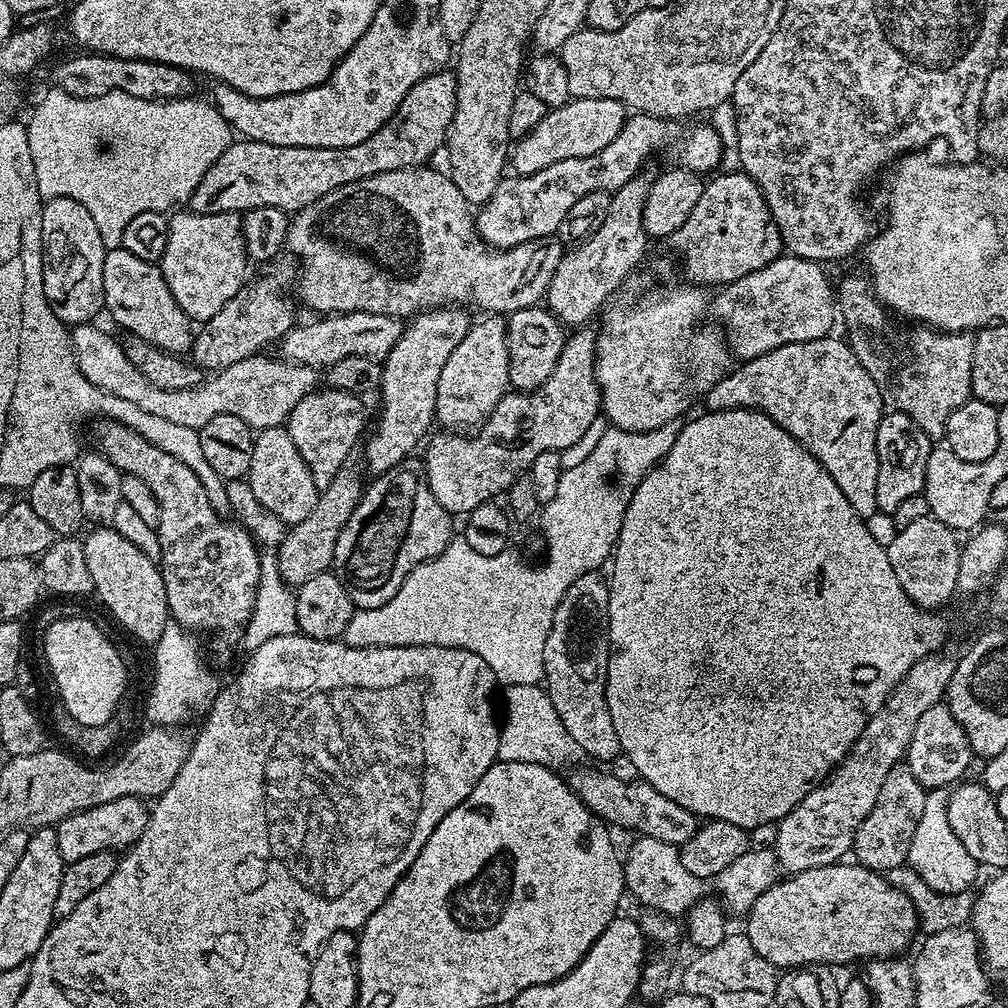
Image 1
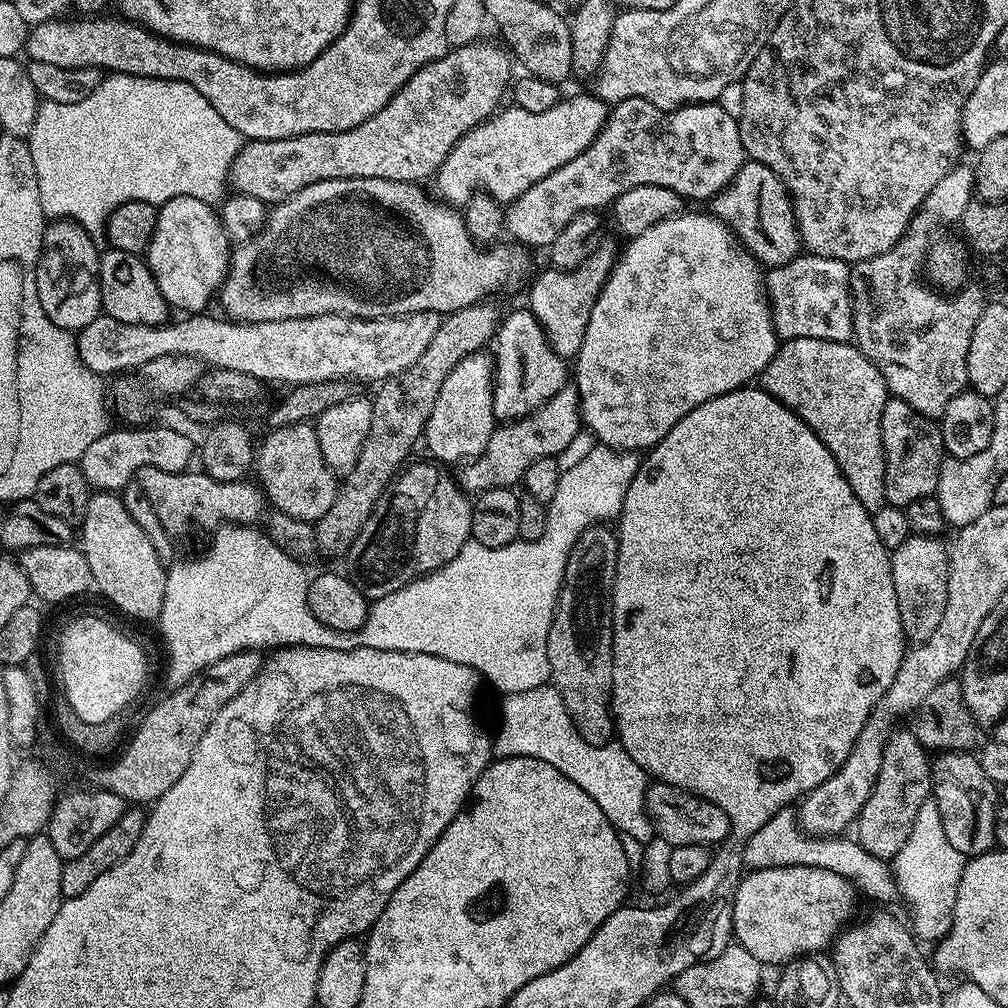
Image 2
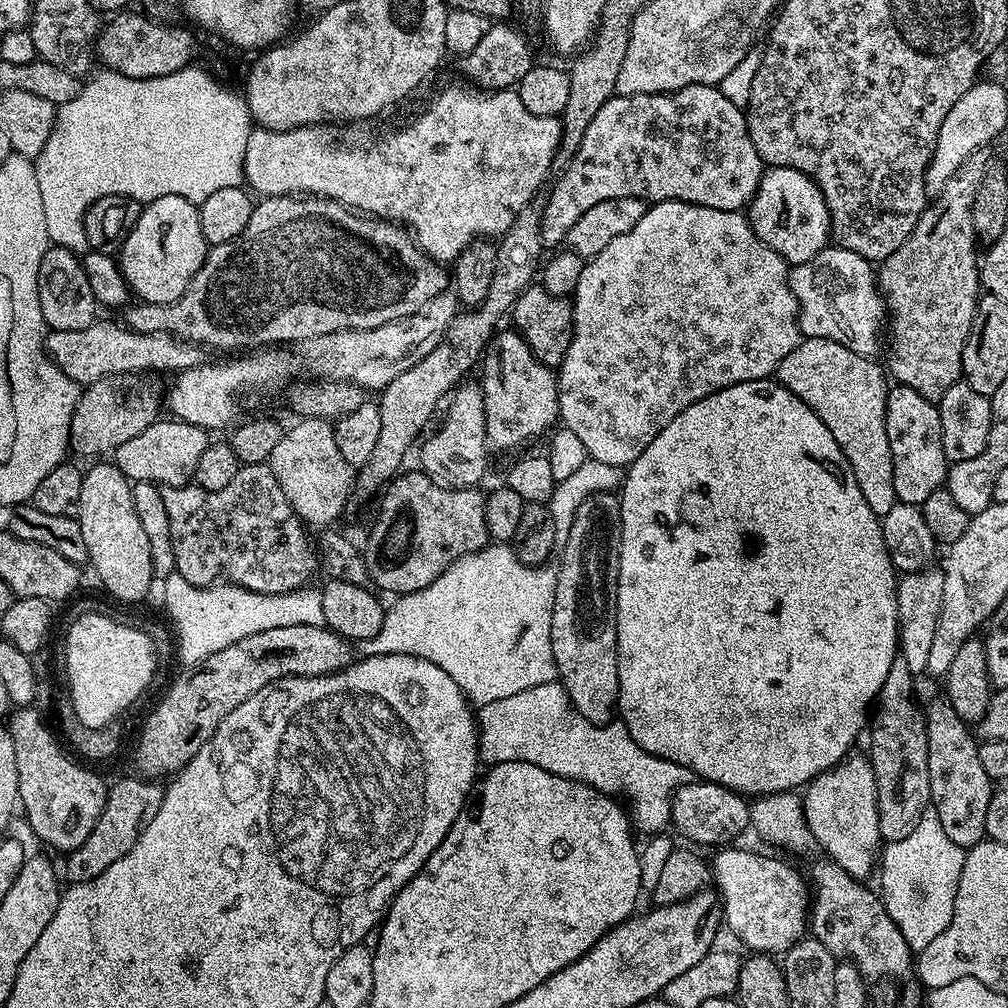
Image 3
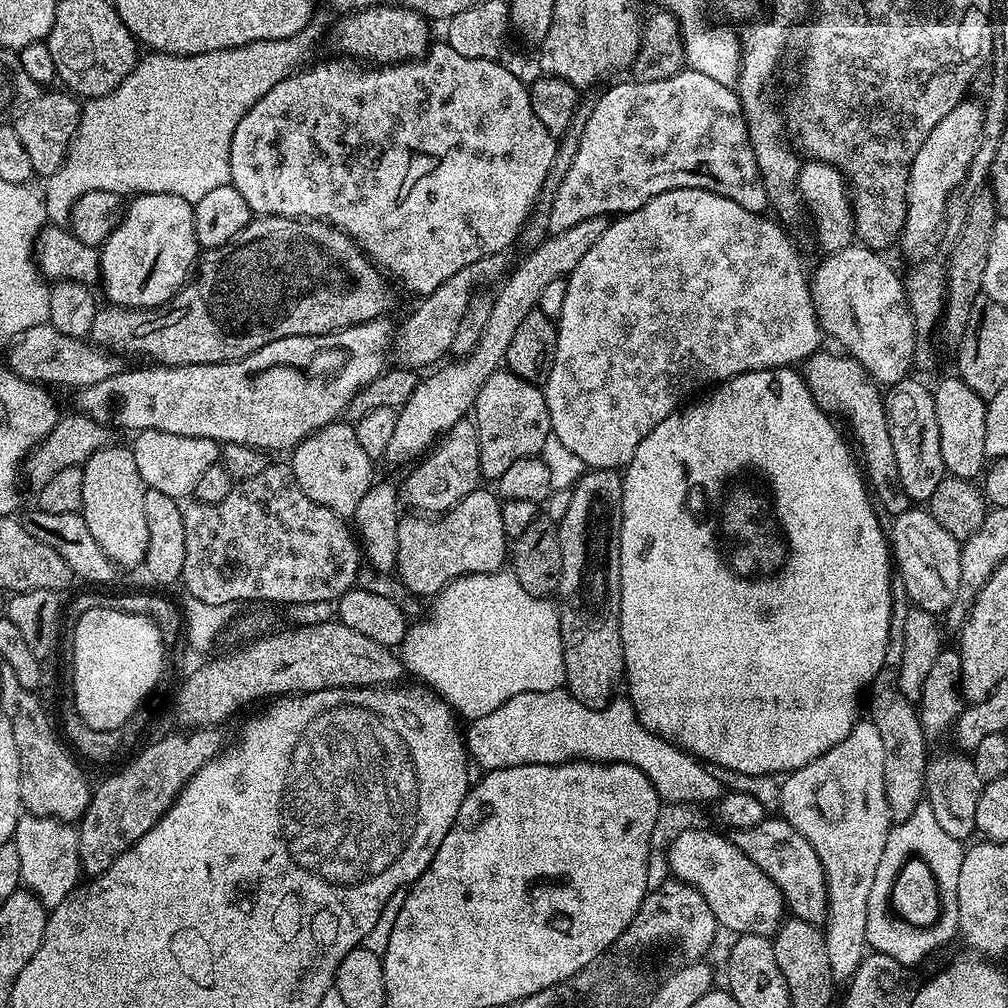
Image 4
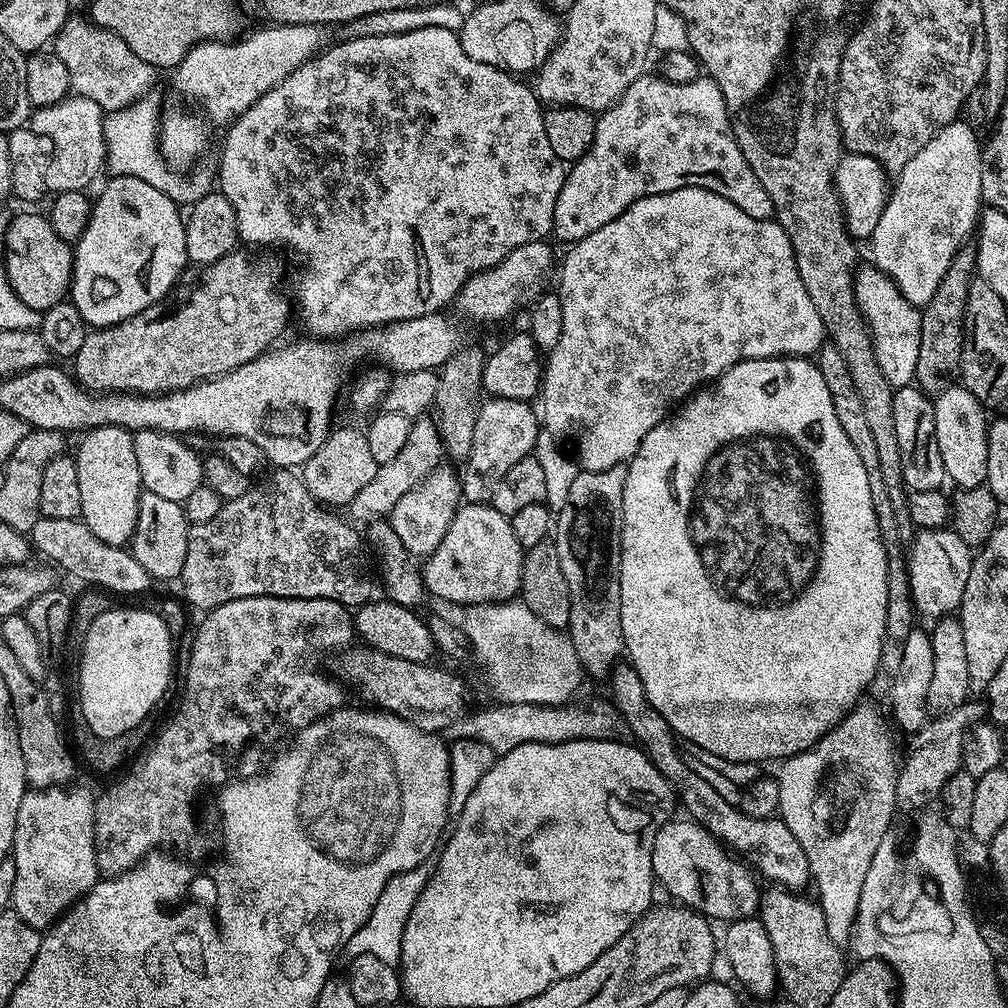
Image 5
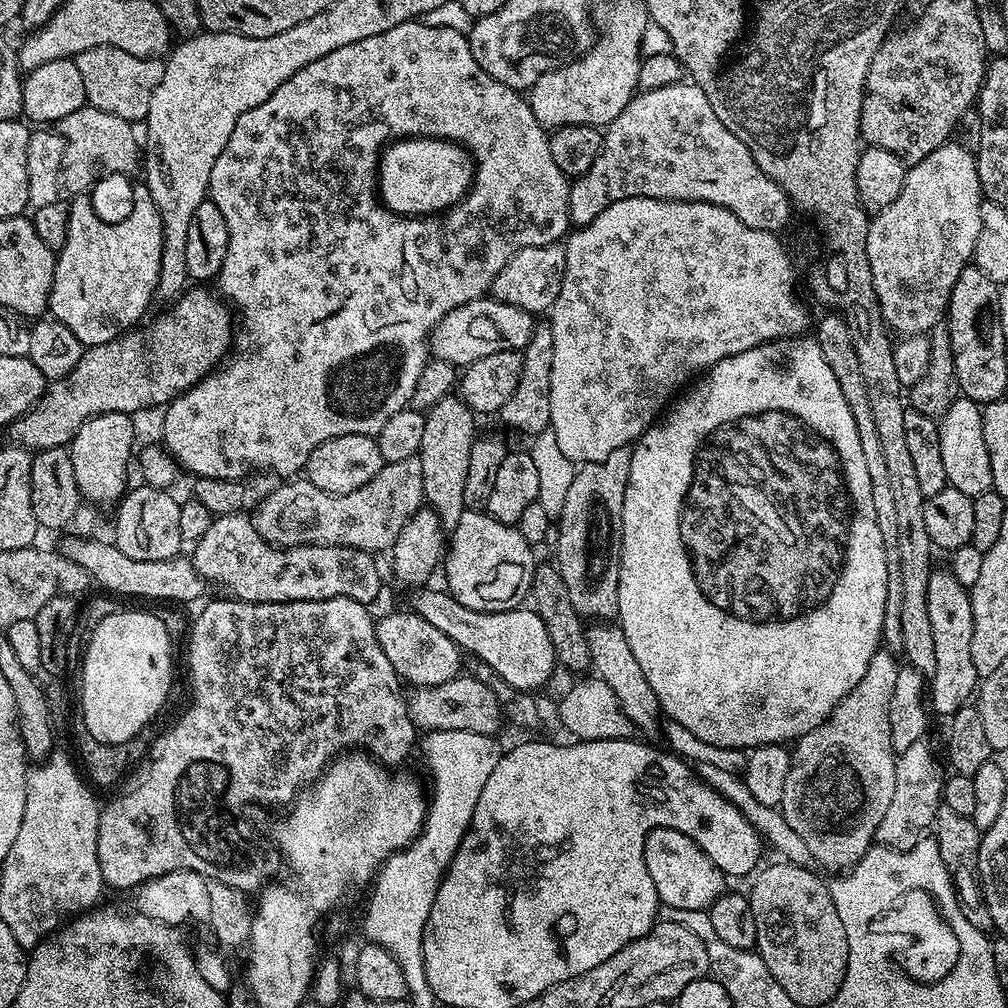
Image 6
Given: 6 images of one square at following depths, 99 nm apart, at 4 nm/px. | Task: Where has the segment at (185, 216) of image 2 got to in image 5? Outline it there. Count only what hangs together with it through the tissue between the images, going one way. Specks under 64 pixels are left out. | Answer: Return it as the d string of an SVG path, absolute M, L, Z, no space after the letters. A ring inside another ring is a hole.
M113 175L111 179L101 190L100 197L95 197L90 222L82 238L75 241L72 254L70 302L92 330L109 328L157 304L175 289L190 264L181 205L142 178Z

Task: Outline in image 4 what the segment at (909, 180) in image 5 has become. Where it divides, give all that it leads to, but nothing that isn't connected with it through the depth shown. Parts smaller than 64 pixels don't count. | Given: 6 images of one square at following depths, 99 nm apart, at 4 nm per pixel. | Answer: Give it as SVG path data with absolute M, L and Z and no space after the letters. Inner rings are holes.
M975 99L961 100L934 130L930 130L930 138L922 142L922 150L912 163L910 182L908 183L908 209L904 230L900 233L899 247L904 247L908 256L913 256L913 261L919 262L933 255L936 239L940 236L940 227L944 224L944 211L948 208L948 199L952 191L963 185L968 177L970 166L976 147L982 134L983 107Z

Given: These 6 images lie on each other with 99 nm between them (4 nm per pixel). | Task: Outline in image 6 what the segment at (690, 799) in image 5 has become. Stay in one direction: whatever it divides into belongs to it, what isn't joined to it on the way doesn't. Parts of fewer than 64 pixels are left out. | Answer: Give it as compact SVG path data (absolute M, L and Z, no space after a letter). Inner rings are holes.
M596 622L588 628L588 645L592 655L591 671L600 675L600 680L607 691L618 698L620 709L626 714L633 729L639 732L656 732L660 728L662 713L660 703L646 682L646 674L642 674L642 666L638 666L638 658L634 658L634 650L630 650L630 642L626 642L626 634L616 622Z

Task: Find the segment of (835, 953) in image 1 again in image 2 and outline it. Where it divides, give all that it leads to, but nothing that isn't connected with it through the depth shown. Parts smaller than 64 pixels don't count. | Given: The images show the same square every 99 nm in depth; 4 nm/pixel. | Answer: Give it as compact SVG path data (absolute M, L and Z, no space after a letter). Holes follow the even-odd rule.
M801 864L755 868L737 888L732 935L735 943L750 950L762 966L783 966L802 956L823 953L853 919L856 896L856 885L834 870Z

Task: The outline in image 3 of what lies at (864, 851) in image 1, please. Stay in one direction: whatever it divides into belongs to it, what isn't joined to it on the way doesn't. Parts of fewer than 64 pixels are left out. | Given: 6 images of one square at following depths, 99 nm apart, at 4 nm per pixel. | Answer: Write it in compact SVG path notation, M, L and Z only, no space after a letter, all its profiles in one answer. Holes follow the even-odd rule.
M897 654L894 658L894 662L890 666L890 674L886 674L886 682L882 682L878 703L875 705L874 715L870 720L870 732L872 728L872 753L870 753L870 759L872 761L876 785L878 786L878 802L876 803L878 806L878 830L880 831L881 841L889 844L898 842L902 838L907 838L908 835L914 831L914 826L918 826L922 814L929 811L930 801L932 799L932 791L930 790L930 766L928 765L928 718L922 704L916 701L916 696L912 693L912 680L914 680L914 676L913 673L909 672L906 666L906 658L902 658Z

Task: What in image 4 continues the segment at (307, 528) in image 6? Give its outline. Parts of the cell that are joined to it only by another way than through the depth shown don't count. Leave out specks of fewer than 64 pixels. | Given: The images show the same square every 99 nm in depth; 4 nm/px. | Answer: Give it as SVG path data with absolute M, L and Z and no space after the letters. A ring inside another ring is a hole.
M602 216L586 218L586 222L578 222L578 226L570 226L570 230L562 230L545 236L541 244L535 245L532 252L520 265L507 273L506 279L499 285L500 293L491 297L490 318L486 321L486 330L482 330L482 338L478 346L468 356L453 359L453 364L444 362L435 370L429 371L419 381L416 389L410 394L407 403L416 408L424 408L420 416L412 420L412 428L401 427L390 438L390 446L386 446L382 460L388 464L404 464L407 460L415 461L423 457L458 421L465 419L473 411L478 390L486 383L490 374L501 371L505 363L510 342L518 331L522 318L526 314L537 311L536 303L542 298L542 290L549 282L566 278L582 262L582 254L602 238L608 228L609 221ZM516 268L516 269L515 269ZM441 367L441 368L440 368ZM440 368L440 369L439 369ZM432 372L432 373L431 373ZM424 432L424 437L420 437ZM416 456L416 457L415 457Z

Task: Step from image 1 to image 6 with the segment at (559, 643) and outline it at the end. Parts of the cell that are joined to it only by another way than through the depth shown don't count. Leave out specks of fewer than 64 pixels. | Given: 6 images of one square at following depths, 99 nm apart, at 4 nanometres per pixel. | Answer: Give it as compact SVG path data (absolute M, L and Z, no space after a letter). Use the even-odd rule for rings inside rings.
M619 448L602 462L579 465L566 506L562 506L558 521L560 537L556 540L555 563L570 590L574 610L588 622L612 622L617 619L618 570L620 543L624 533L622 502L630 478L632 448Z

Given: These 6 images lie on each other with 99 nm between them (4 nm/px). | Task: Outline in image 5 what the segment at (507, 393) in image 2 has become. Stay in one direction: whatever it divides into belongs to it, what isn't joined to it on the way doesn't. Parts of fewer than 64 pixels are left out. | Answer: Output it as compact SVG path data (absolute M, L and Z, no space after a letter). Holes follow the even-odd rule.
M494 396L485 399L476 411L474 442L470 454L463 461L460 490L469 504L487 504L494 498L494 490L502 482L506 470L510 470L522 458L533 455L536 439L542 430L542 420L526 400Z

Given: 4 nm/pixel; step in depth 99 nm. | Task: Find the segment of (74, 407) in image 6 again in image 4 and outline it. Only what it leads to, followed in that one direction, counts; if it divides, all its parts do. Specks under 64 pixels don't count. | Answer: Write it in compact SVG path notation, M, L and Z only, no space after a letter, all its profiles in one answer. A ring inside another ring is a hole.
M256 216L241 232L226 246L209 248L199 257L194 271L189 275L185 285L179 292L173 294L172 299L156 308L121 308L118 304L108 304L97 307L90 333L91 343L103 348L117 357L145 356L145 361L153 365L169 364L224 364L227 360L237 360L249 356L254 350L274 342L278 338L294 338L295 336L317 336L330 334L340 328L349 328L355 324L365 324L371 320L378 320L389 315L388 311L396 304L396 292L391 288L389 277L377 265L373 264L363 250L352 241L345 232L333 228L331 224L322 220L295 220L285 216Z

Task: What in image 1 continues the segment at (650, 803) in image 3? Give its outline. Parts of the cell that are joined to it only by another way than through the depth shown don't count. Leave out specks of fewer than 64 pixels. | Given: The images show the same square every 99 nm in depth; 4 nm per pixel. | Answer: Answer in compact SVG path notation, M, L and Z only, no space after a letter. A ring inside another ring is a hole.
M509 684L503 689L504 708L502 704L502 719L499 721L500 737L498 738L498 757L506 762L534 762L535 764L547 764L549 766L562 764L578 752L576 743L566 734L566 726L562 726L562 718L558 718L558 710L554 710L554 702L550 702L547 691L540 684Z

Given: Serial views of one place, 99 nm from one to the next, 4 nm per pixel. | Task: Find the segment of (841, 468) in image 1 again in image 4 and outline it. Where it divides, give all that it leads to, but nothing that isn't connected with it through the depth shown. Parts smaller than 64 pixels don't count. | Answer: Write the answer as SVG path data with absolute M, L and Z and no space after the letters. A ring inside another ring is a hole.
M827 350L817 352L815 356L808 357L802 368L802 375L808 383L810 394L823 412L836 418L845 416L848 419L848 424L860 443L859 455L862 457L862 468L866 473L871 495L875 503L881 509L884 507L889 512L888 516L893 518L906 511L910 507L910 501L906 490L902 490L902 478L898 478L898 461L894 459L894 442L890 442L882 388L858 361L847 354L839 355L835 356Z

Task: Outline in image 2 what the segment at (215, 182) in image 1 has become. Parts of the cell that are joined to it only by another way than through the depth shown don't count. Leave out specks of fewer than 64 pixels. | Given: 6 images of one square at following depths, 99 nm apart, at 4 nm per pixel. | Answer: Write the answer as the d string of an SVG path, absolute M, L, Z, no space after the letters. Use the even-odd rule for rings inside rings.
M481 38L474 44L467 44L461 48L454 48L445 52L442 58L438 58L434 62L430 62L426 66L422 66L417 72L410 77L394 94L394 98L390 98L390 102L386 102L386 106L382 106L382 110L378 110L378 114L374 114L370 118L366 118L366 122L362 122L358 126L354 126L345 132L323 132L322 134L302 134L294 138L282 138L281 140L250 140L241 147L240 153L234 158L231 170L228 171L228 179L231 187L239 195L253 196L261 200L263 204L269 206L273 204L281 204L286 198L290 198L298 190L302 190L306 186L310 186L314 182L326 182L327 180L349 180L350 178L386 178L387 180L397 180L398 182L406 182L407 184L415 184L424 182L424 179L435 177L436 171L442 166L442 162L450 154L453 146L462 139L471 128L484 123L489 116L493 115L501 107L502 101L505 99L506 93L509 91L510 85L513 83L512 68L514 69L514 57L503 43L497 42L495 39Z

